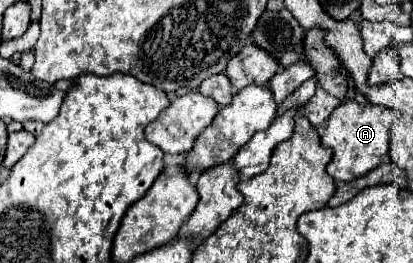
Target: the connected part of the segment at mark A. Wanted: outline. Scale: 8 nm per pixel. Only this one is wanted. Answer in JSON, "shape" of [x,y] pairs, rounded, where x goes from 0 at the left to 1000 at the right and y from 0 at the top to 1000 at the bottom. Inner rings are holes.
{"shape":[[[857,376],[823,392],[794,445],[794,475],[780,513],[780,544],[809,574],[809,597],[789,635],[794,665],[814,696],[833,696],[901,650],[935,612],[944,582],[944,475],[959,445],[959,422],[925,399],[872,399]]]}

